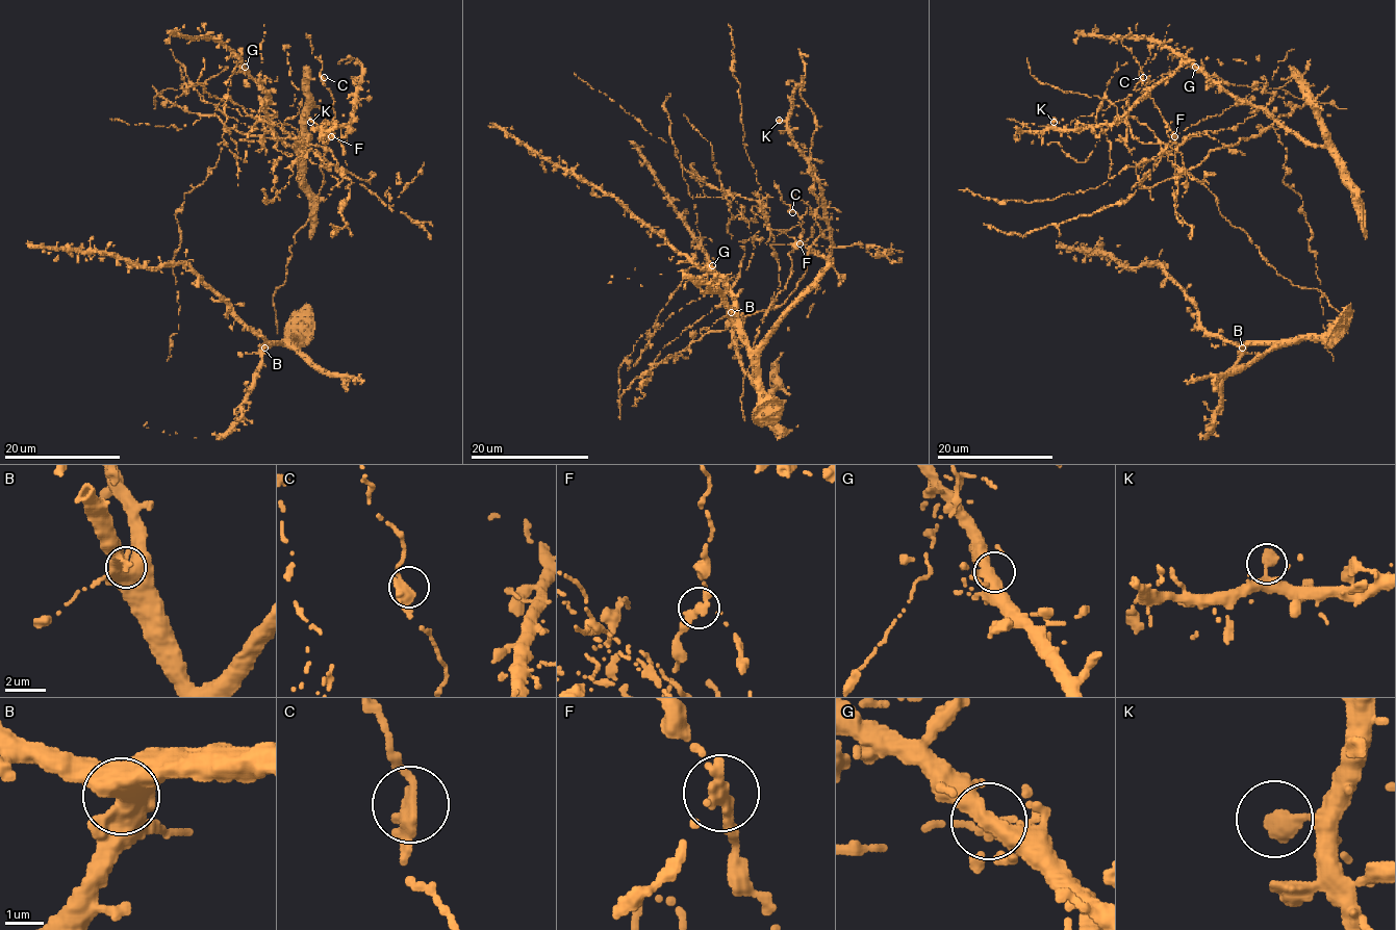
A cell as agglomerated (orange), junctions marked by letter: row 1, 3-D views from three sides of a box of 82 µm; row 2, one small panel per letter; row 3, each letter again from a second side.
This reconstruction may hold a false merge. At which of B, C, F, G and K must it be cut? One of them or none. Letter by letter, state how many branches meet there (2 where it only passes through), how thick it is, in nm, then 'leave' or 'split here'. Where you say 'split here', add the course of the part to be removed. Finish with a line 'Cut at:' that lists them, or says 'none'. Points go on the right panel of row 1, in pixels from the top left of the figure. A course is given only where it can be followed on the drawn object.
B: 2 branches meet; 500 nm thick; leave
C: 2 branches meet; 380 nm thick; leave
F: 2 branches meet; 360 nm thick; split here; foreign part runs (1173, 136), (1139, 182), (1164, 152), (1191, 170), (1273, 129), (1283, 181), (1312, 230), (1334, 361)
G: 3 branches meet; 360 nm thick; leave
K: 1 branches meet; 480 nm thick; leave
Cut at: F

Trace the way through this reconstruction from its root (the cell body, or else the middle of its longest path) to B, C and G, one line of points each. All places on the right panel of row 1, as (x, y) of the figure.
B: (1330, 338), (1250, 342), (1242, 347)
C: (1330, 338), (1345, 328), (1342, 314), (1316, 288), (1279, 276), (1220, 213), (1217, 199), (1185, 170), (1143, 77)
G: (1330, 338), (1342, 314), (1267, 262), (1173, 137), (1139, 182), (1164, 152), (1191, 170), (1317, 97), (1195, 67)

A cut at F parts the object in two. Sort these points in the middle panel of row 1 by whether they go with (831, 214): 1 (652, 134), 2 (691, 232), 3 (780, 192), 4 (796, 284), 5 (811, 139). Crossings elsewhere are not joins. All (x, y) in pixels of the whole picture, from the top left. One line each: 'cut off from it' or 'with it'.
1: cut off from it
2: with it
3: with it
4: cut off from it
5: cut off from it

